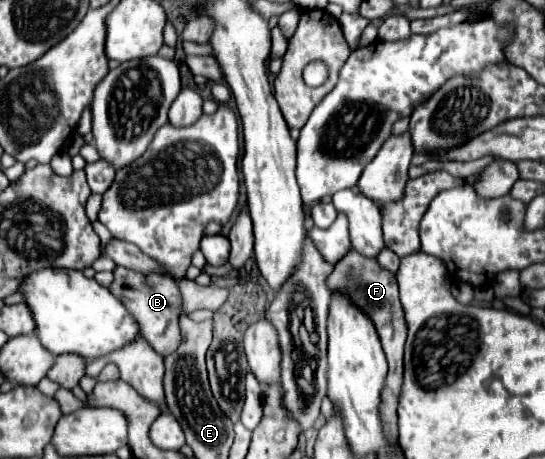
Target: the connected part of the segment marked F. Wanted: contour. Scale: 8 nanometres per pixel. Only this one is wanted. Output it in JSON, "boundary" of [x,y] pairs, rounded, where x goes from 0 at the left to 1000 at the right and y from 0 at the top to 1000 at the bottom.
{"boundary":[[[640,545],[604,597],[600,627],[615,641],[637,645],[644,662],[666,675],[666,684],[692,715],[692,728],[699,736],[699,749],[714,789],[714,815],[706,832],[706,880],[699,880],[699,906],[706,906],[706,924],[714,924],[714,950],[721,950],[721,963],[728,963],[728,898],[725,893],[728,893],[728,863],[739,837],[739,749],[747,736],[747,706],[743,706],[739,671],[732,658],[728,606],[714,588],[699,584],[692,562],[673,562],[659,553],[655,545]]]}

